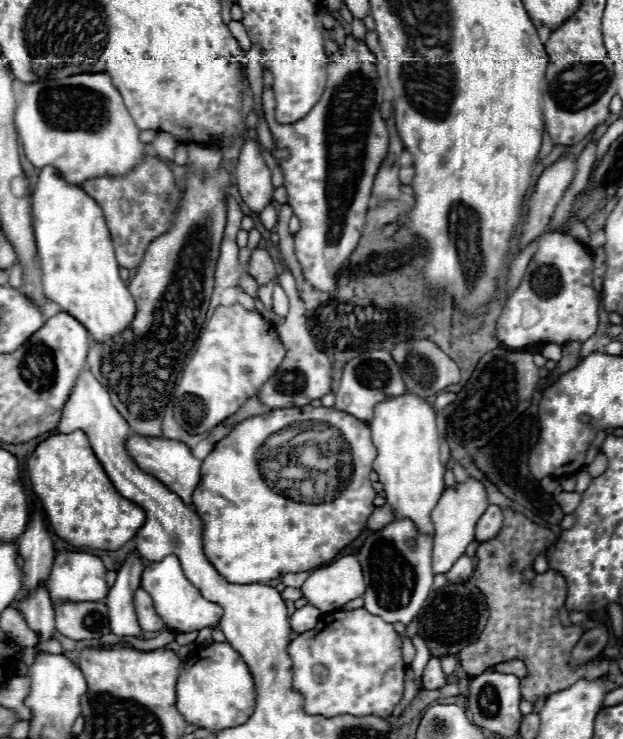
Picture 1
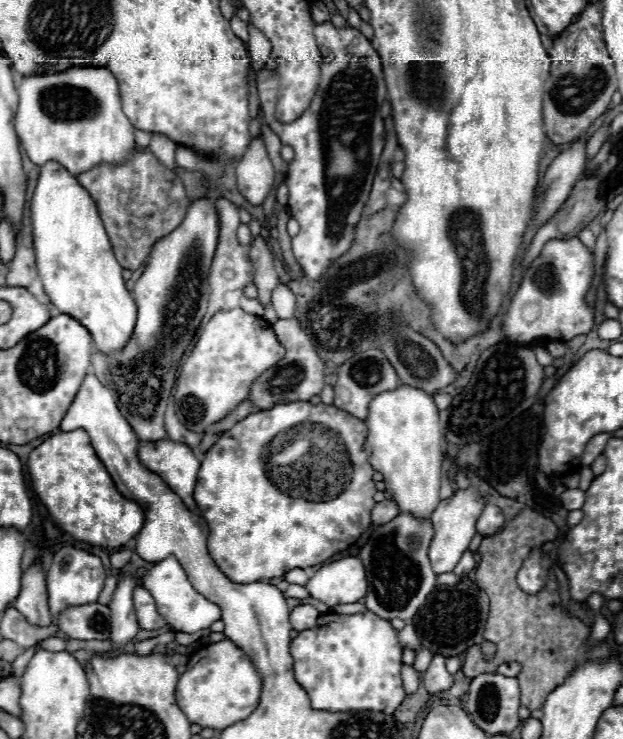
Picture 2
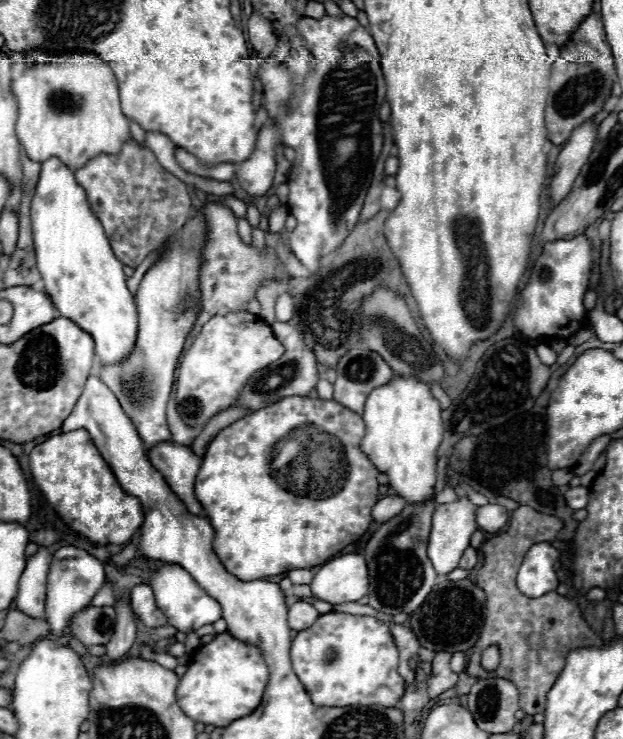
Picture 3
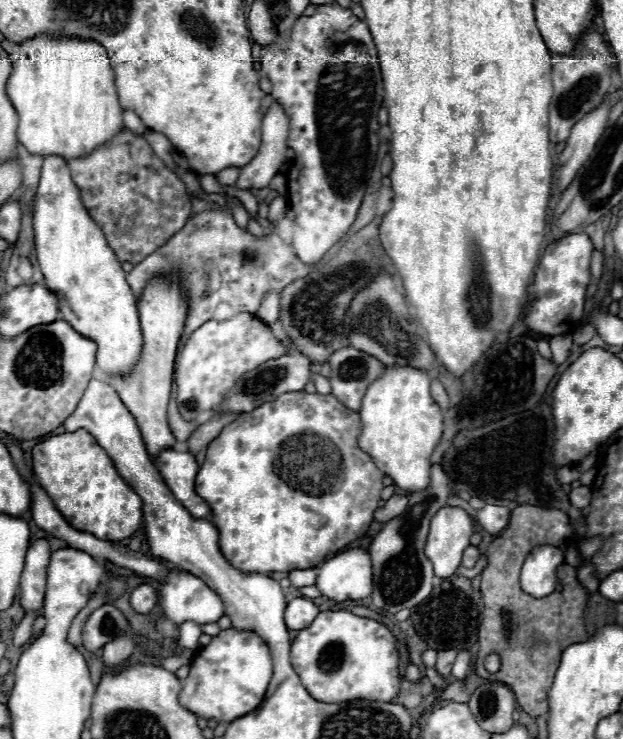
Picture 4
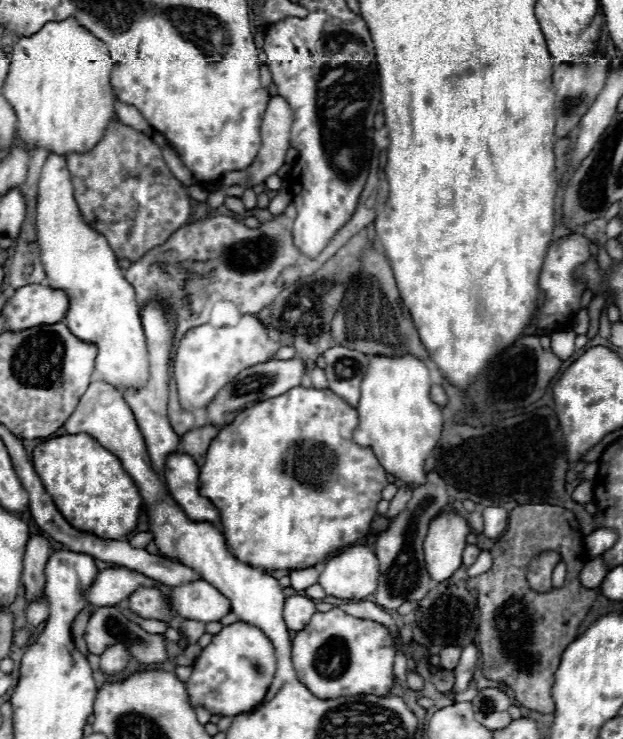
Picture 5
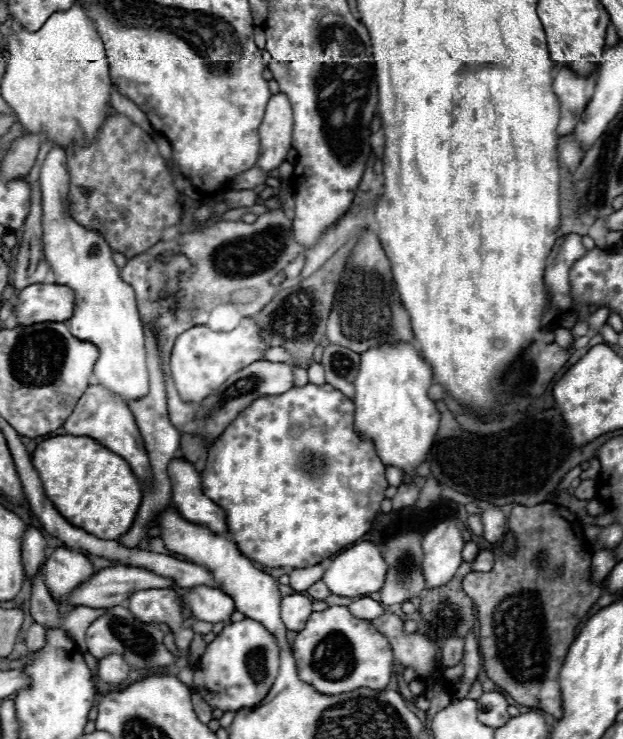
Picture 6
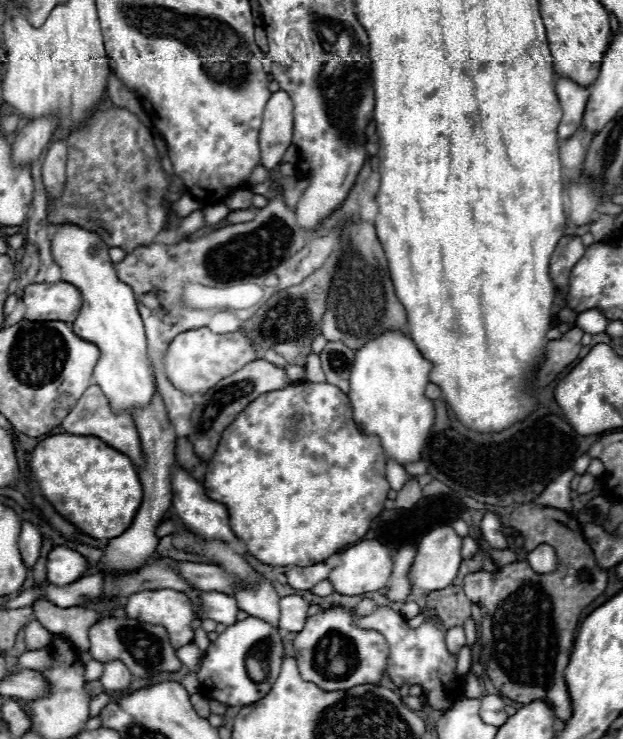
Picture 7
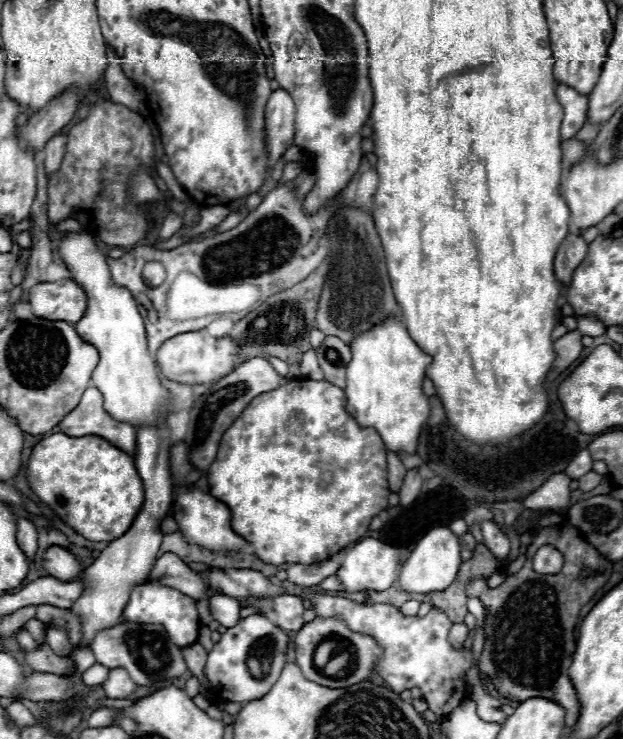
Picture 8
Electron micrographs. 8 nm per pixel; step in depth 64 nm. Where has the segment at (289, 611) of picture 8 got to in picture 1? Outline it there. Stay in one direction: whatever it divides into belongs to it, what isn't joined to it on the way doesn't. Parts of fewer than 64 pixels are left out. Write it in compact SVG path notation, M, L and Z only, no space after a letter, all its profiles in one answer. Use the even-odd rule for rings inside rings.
M306 604L304 608L296 610L296 612L290 616L290 626L292 626L292 630L294 630L296 634L308 632L308 630L312 630L312 628L318 624L320 614L322 614L322 612L320 612L318 608Z

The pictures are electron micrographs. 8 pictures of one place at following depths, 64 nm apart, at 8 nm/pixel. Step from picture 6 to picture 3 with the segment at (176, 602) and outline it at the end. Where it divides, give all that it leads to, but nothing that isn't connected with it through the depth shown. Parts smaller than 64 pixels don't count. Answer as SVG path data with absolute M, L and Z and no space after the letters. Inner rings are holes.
M146 584L134 586L130 592L130 602L132 602L132 608L138 614L138 618L144 622L144 626L158 628L158 626L166 624L164 614L154 604L154 594L152 594L150 586L146 586Z

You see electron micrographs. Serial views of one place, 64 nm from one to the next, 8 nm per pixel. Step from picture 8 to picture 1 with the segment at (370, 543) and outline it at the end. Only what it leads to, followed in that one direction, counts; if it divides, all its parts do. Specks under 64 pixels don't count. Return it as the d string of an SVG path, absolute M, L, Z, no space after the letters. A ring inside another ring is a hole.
M344 556L315 569L300 592L302 598L320 608L320 612L336 612L350 600L362 596L366 584L358 560L354 556Z

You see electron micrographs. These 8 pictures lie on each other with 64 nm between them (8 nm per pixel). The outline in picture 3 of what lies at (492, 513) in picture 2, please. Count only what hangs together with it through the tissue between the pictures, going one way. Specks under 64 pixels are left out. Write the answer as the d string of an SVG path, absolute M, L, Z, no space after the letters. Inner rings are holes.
M486 504L476 510L476 524L484 532L496 534L506 524L506 520L508 520L506 508L502 508L498 504Z

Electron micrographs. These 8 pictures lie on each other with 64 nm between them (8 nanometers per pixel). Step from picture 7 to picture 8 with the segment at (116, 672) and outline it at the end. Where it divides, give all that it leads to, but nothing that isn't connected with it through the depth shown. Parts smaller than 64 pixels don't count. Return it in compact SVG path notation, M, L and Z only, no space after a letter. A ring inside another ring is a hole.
M110 668L108 678L102 684L108 698L128 698L134 692L134 686L136 684L128 676L128 672L124 672L124 668Z

